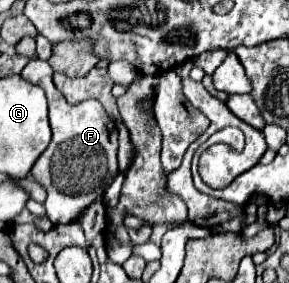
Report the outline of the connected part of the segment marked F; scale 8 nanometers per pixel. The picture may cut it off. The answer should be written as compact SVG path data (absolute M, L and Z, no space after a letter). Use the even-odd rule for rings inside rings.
M30 59L20 75L30 83L38 83L46 91L52 127L52 141L38 157L30 173L48 193L48 219L54 225L74 223L74 219L78 219L78 215L82 215L82 211L86 211L86 207L94 203L94 199L100 199L104 195L104 187L112 183L118 175L118 161L114 161L114 151L118 149L118 129L98 101L88 99L70 105L66 97L58 91L58 87L54 87L54 71L48 61Z

